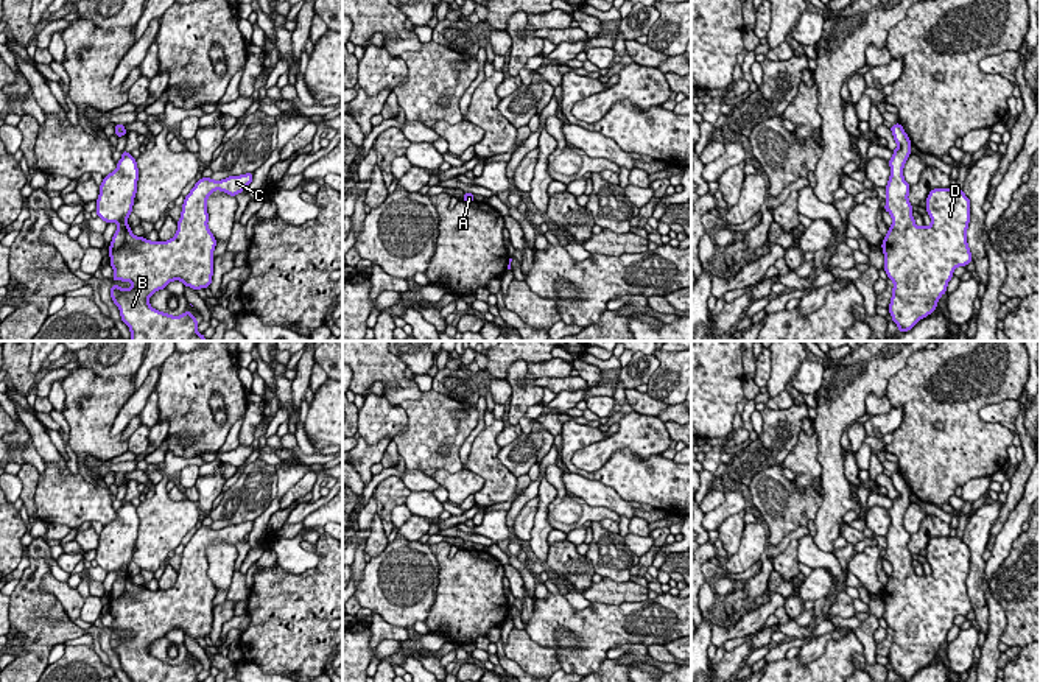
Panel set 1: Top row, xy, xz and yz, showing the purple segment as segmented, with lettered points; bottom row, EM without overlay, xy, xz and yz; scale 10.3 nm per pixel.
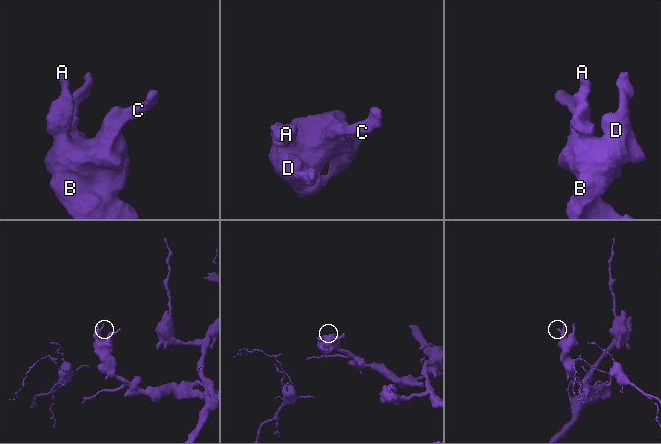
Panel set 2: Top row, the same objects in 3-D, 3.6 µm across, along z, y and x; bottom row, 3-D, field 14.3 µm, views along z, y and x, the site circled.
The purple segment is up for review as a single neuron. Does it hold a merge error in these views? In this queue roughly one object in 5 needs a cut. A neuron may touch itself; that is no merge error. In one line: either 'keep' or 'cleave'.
keep

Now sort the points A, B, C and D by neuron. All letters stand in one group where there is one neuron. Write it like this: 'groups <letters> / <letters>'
groups A B C D

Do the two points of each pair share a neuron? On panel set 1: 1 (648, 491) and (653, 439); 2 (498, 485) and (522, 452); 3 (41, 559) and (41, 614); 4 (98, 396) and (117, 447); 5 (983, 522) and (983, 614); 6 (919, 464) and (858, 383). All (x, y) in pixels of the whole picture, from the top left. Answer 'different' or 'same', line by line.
1: different
2: different
3: same
4: same
5: same
6: different

